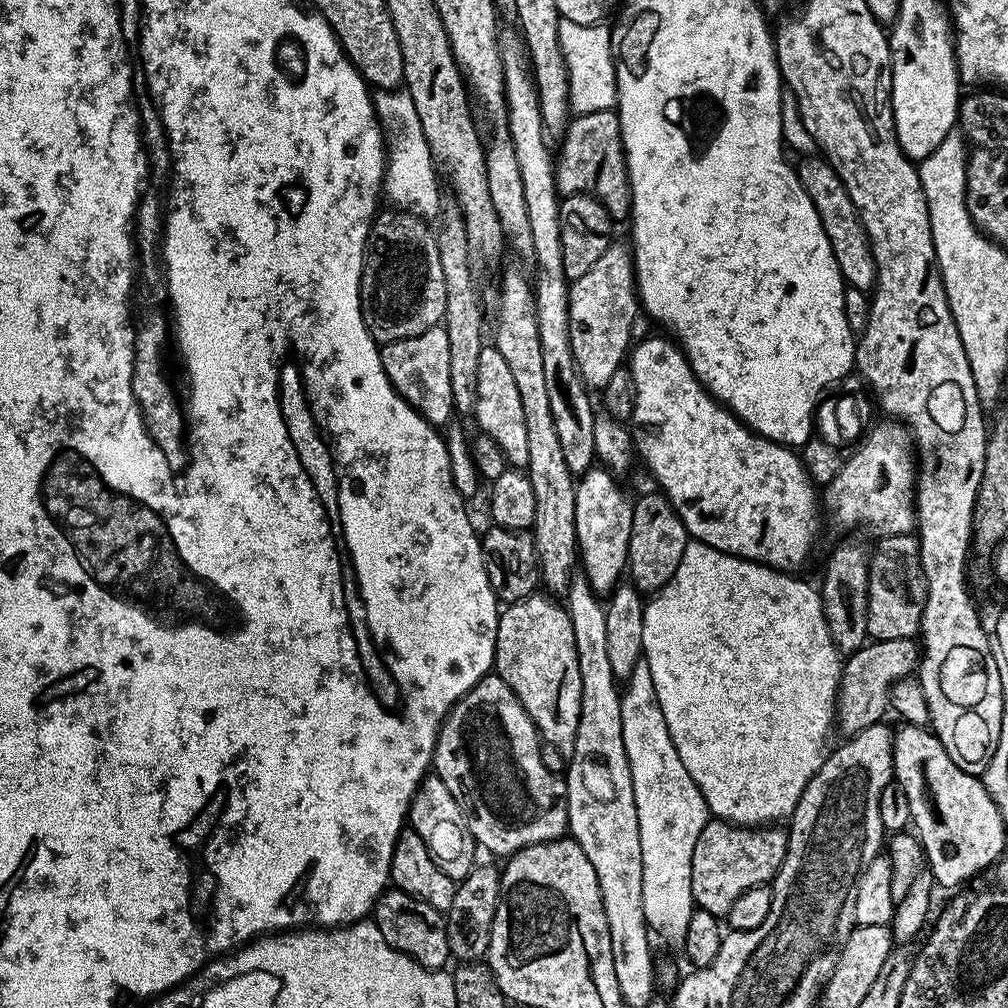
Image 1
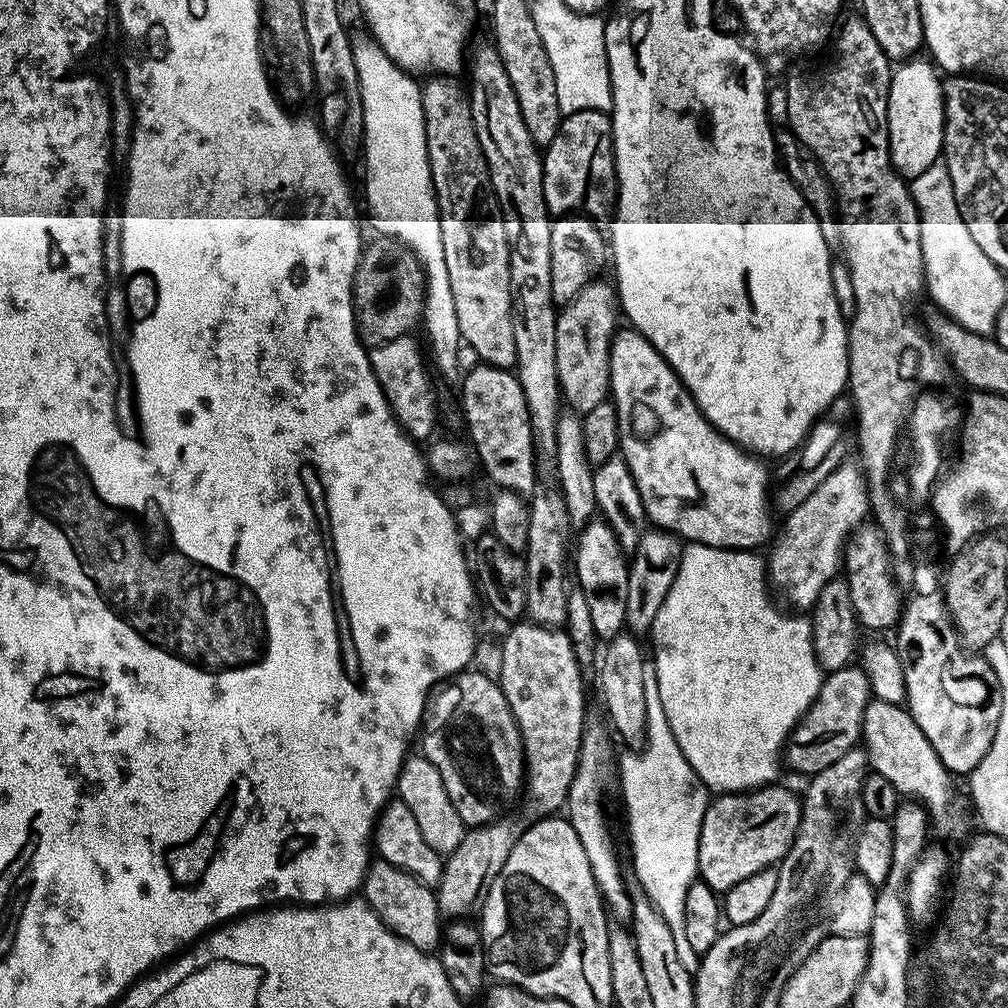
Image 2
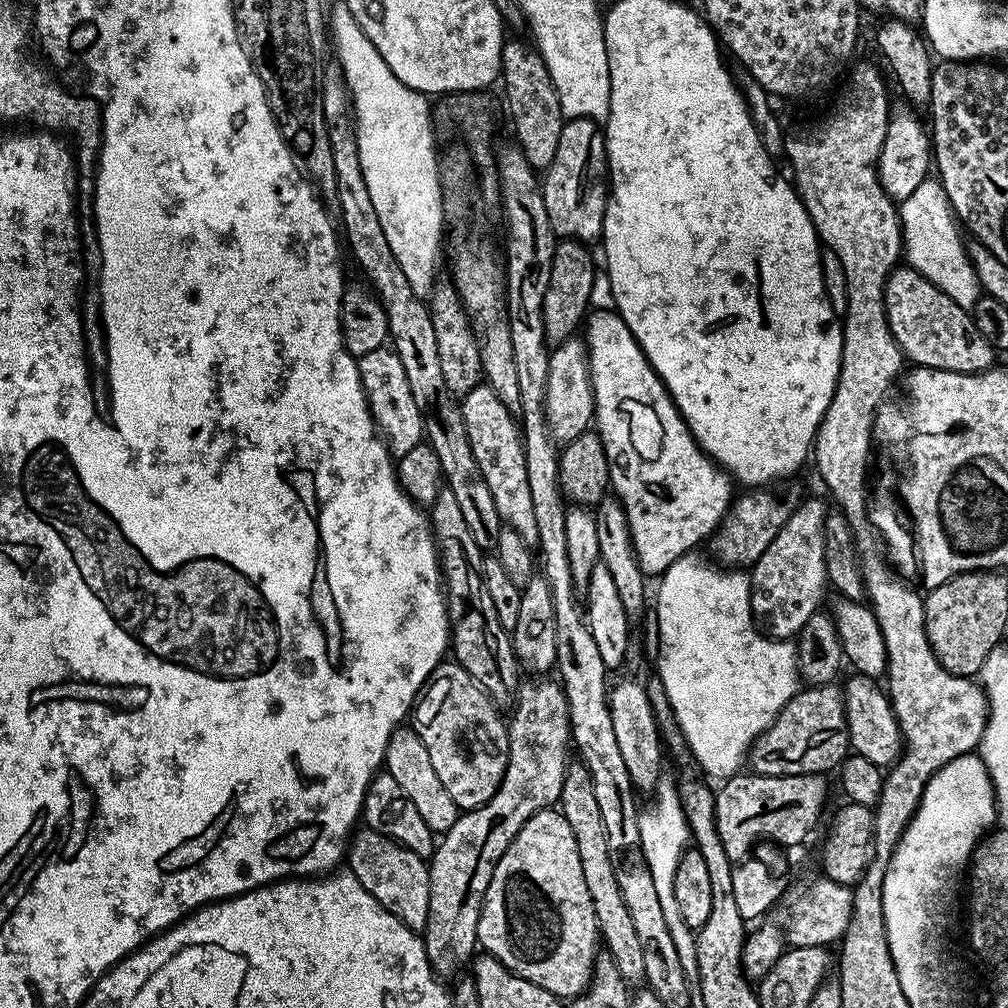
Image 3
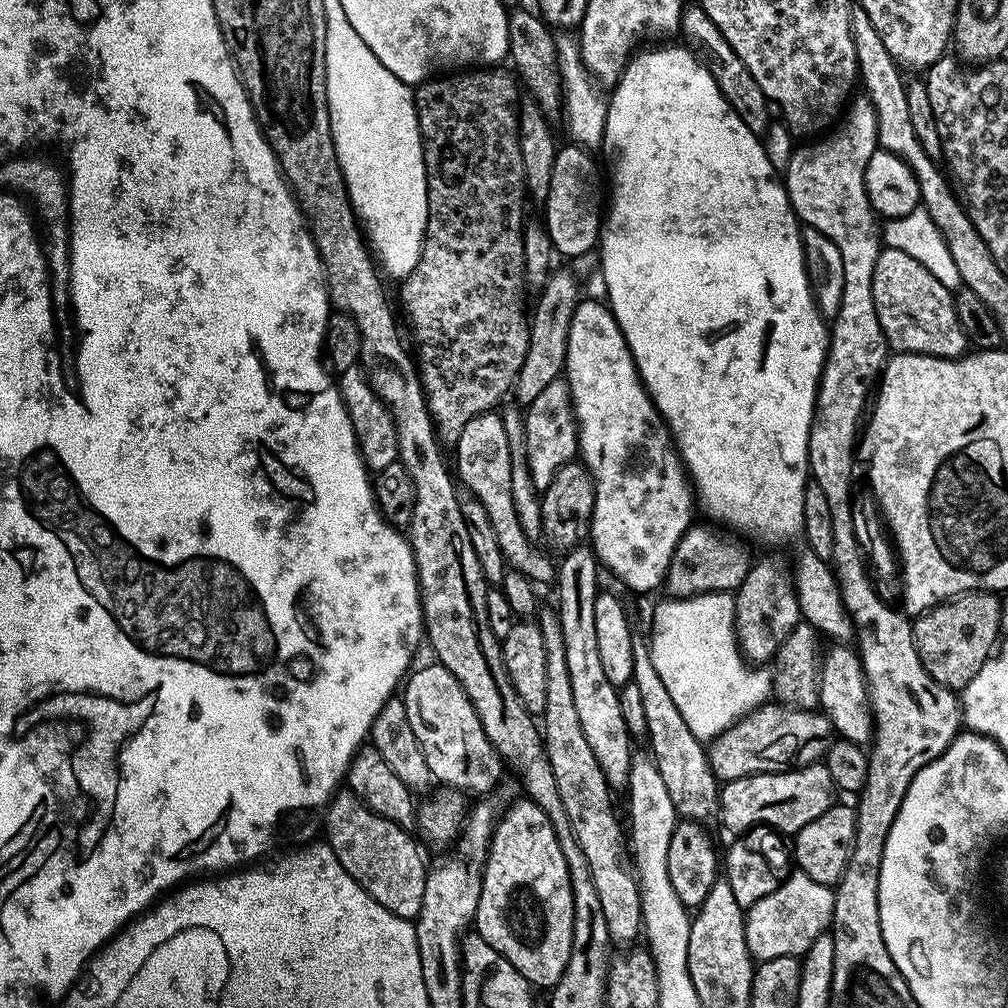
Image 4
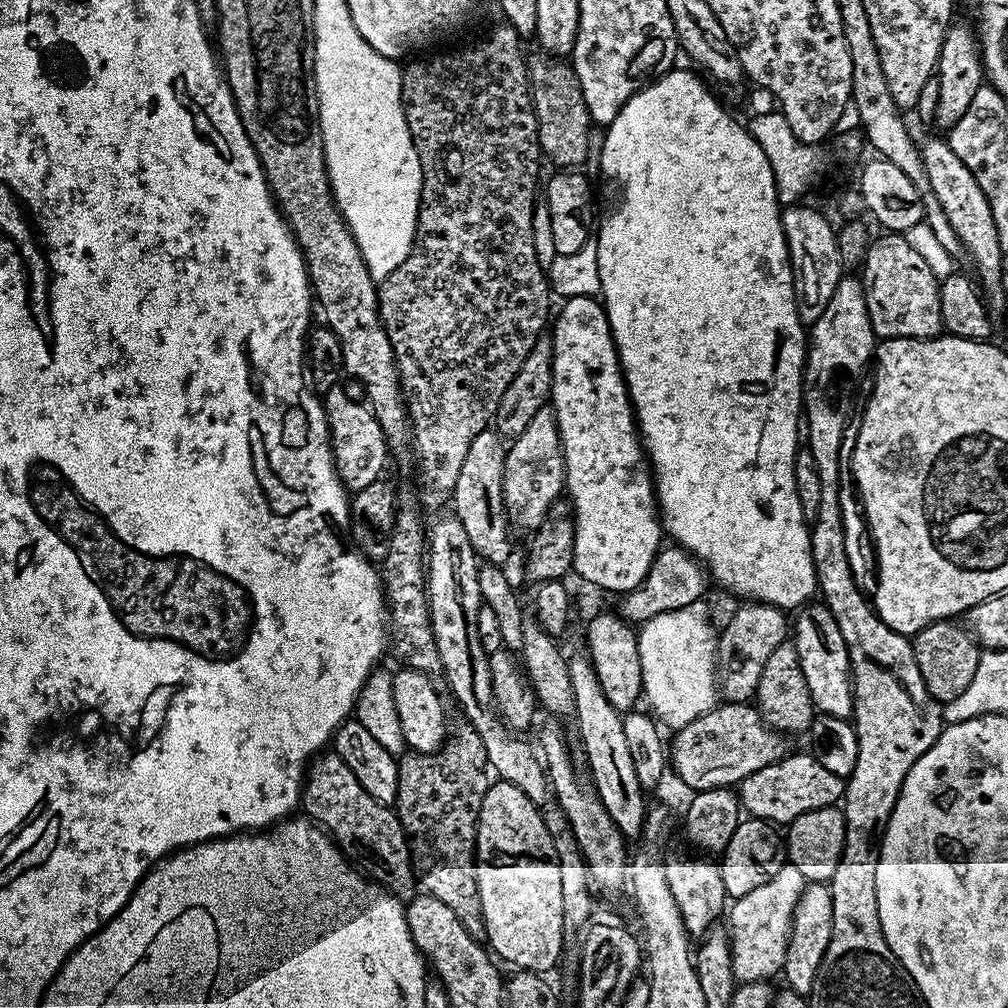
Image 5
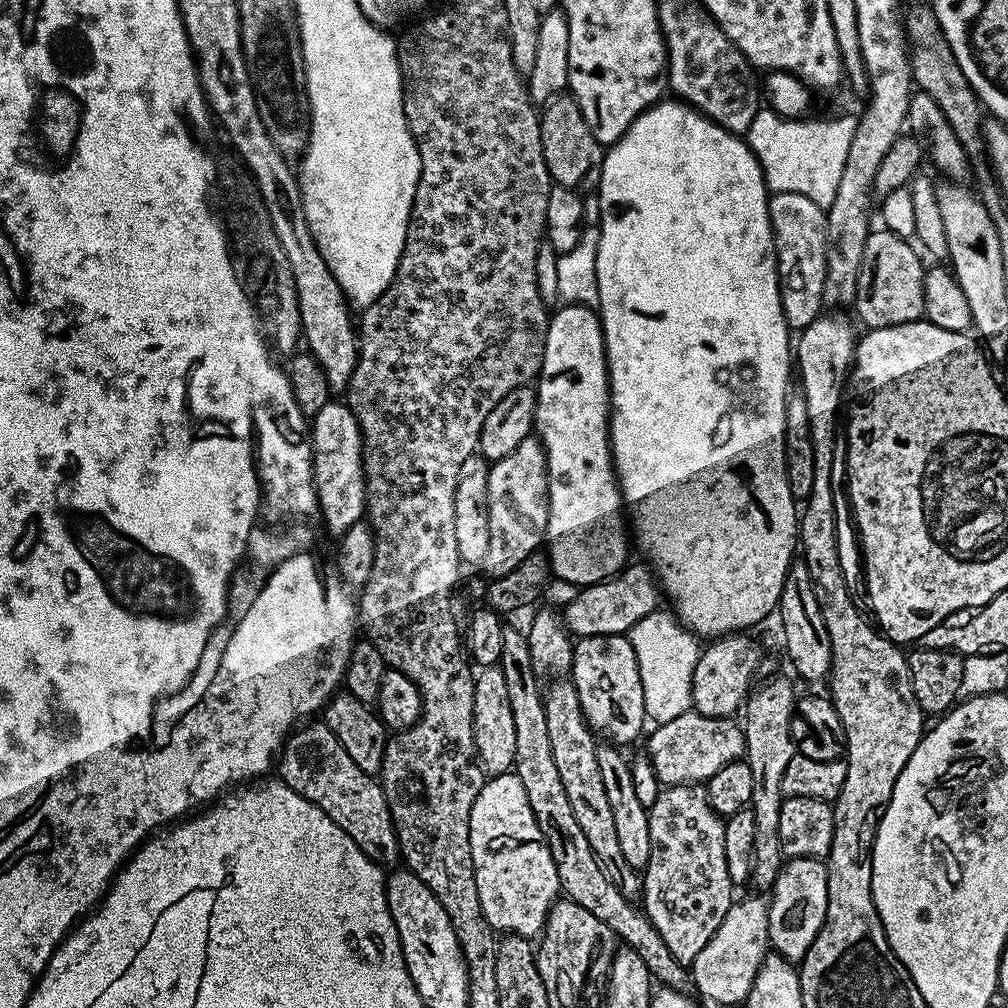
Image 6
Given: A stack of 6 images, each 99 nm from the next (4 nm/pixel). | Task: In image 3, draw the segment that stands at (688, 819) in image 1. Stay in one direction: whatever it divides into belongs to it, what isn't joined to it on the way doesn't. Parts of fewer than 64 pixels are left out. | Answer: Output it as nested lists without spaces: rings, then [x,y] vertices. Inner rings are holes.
[[[661,779],[651,797],[652,805],[640,814],[640,841],[646,854],[646,866],[650,870],[650,878],[654,878],[654,887],[662,905],[662,914],[666,914],[666,926],[670,926],[670,938],[674,938],[674,947],[678,953],[678,962],[682,962],[682,974],[686,974],[689,989],[696,990],[700,986],[698,974],[698,954],[696,953],[696,932],[682,922],[678,914],[678,906],[674,902],[674,870],[678,870],[678,862],[682,854],[690,847],[690,833],[686,814],[682,810],[680,793],[677,785]]]

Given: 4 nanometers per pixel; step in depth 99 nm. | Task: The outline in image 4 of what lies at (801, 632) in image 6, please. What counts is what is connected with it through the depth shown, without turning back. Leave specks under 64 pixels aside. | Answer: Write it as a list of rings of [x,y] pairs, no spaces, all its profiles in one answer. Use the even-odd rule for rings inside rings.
[[[832,646],[825,651],[820,665],[820,703],[835,735],[861,746],[867,745],[874,735],[872,703],[868,700],[868,683],[864,667],[860,665],[857,649],[852,646]]]

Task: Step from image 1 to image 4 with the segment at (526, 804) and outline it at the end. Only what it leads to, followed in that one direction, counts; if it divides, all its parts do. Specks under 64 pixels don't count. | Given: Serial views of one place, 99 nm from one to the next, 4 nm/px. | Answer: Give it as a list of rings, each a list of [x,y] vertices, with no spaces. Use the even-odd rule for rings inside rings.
[[[439,662],[431,663],[417,672],[415,669],[402,688],[406,718],[410,718],[414,738],[418,738],[422,746],[426,766],[430,766],[433,781],[441,785],[469,793],[491,793],[500,780],[502,757],[493,748],[490,738],[486,738],[486,730],[482,730],[482,722],[478,722],[478,714],[470,698],[466,698],[458,678]]]

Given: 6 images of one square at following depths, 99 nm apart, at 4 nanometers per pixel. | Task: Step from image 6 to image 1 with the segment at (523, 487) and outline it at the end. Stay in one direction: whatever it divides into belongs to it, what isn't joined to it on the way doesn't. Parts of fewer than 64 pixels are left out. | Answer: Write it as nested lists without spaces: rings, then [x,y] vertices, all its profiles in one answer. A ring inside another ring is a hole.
[[[613,242],[587,274],[568,286],[570,350],[584,387],[589,390],[604,389],[614,370],[625,363],[633,343],[632,323],[638,315],[636,261],[632,258],[631,247],[624,244]]]

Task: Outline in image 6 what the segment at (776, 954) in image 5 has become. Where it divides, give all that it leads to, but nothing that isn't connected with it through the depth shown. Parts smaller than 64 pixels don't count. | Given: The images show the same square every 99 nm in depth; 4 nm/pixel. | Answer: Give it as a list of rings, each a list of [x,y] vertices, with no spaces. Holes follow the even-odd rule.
[[[752,894],[749,900],[737,899],[722,918],[722,926],[702,946],[702,954],[690,961],[692,982],[697,993],[701,992],[716,1004],[743,1005],[754,986],[754,978],[762,966],[764,957],[769,955],[768,900],[763,895]]]

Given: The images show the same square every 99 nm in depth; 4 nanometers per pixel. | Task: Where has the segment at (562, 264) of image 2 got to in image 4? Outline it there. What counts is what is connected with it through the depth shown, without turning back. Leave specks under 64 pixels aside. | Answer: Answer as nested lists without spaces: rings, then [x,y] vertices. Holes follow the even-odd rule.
[[[553,267],[548,274],[548,280],[539,289],[540,297],[536,305],[530,308],[530,323],[528,326],[528,349],[522,362],[520,372],[516,375],[514,385],[515,403],[526,406],[550,386],[550,382],[561,379],[566,362],[566,342],[570,338],[570,318],[574,318],[574,310],[582,299],[580,293],[581,281],[571,267]]]

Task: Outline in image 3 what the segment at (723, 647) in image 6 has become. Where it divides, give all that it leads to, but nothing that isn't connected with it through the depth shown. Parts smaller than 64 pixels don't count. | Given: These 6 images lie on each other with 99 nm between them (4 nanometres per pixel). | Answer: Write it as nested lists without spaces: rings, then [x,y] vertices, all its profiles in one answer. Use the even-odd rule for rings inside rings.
[[[805,499],[790,514],[786,526],[778,530],[774,542],[766,546],[762,558],[750,569],[752,581],[752,616],[773,640],[787,640],[800,635],[802,626],[821,607],[824,588],[829,587],[824,561],[824,517],[826,507],[820,500]]]

